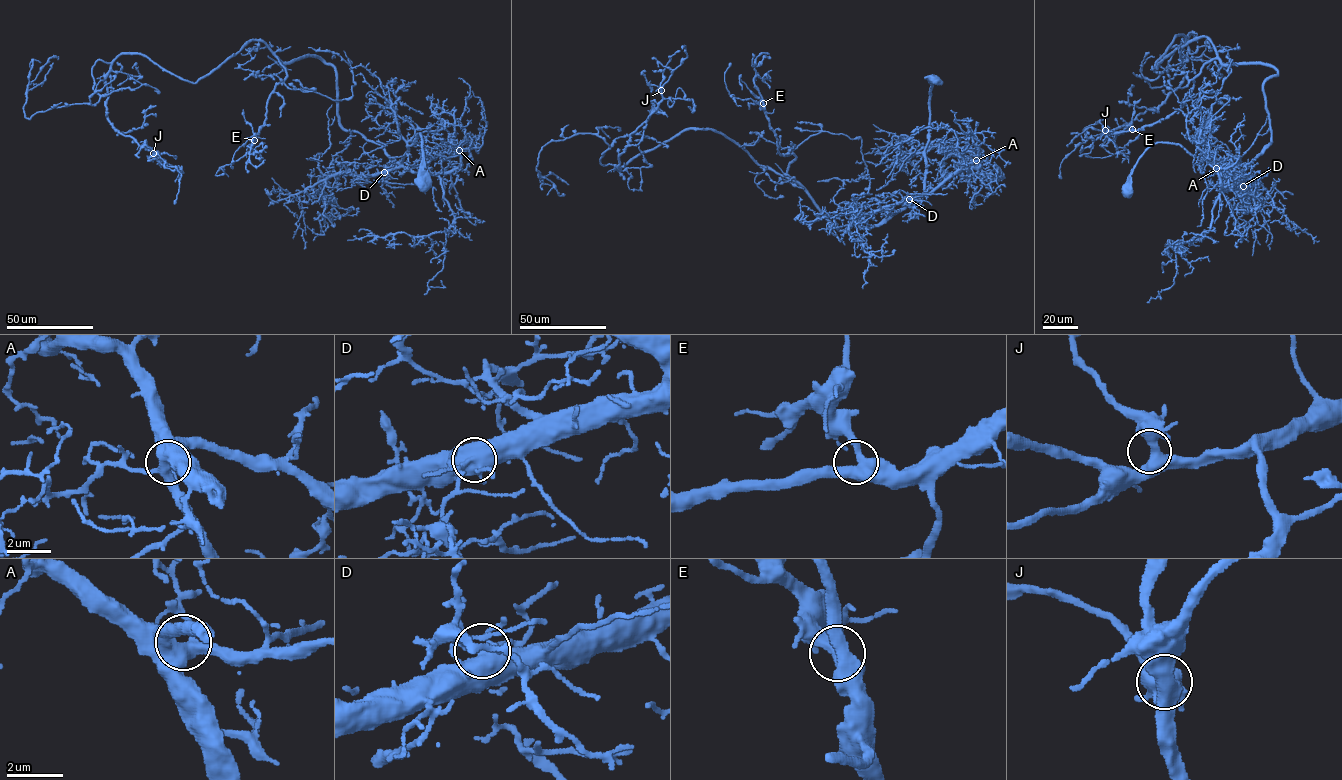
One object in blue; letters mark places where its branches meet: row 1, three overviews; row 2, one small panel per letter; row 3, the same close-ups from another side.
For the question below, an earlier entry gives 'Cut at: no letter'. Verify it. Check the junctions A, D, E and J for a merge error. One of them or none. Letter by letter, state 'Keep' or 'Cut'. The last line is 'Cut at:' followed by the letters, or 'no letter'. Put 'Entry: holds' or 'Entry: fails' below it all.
A: Keep
D: Keep
E: Keep
J: Keep
Cut at: no letter
Entry: holds

